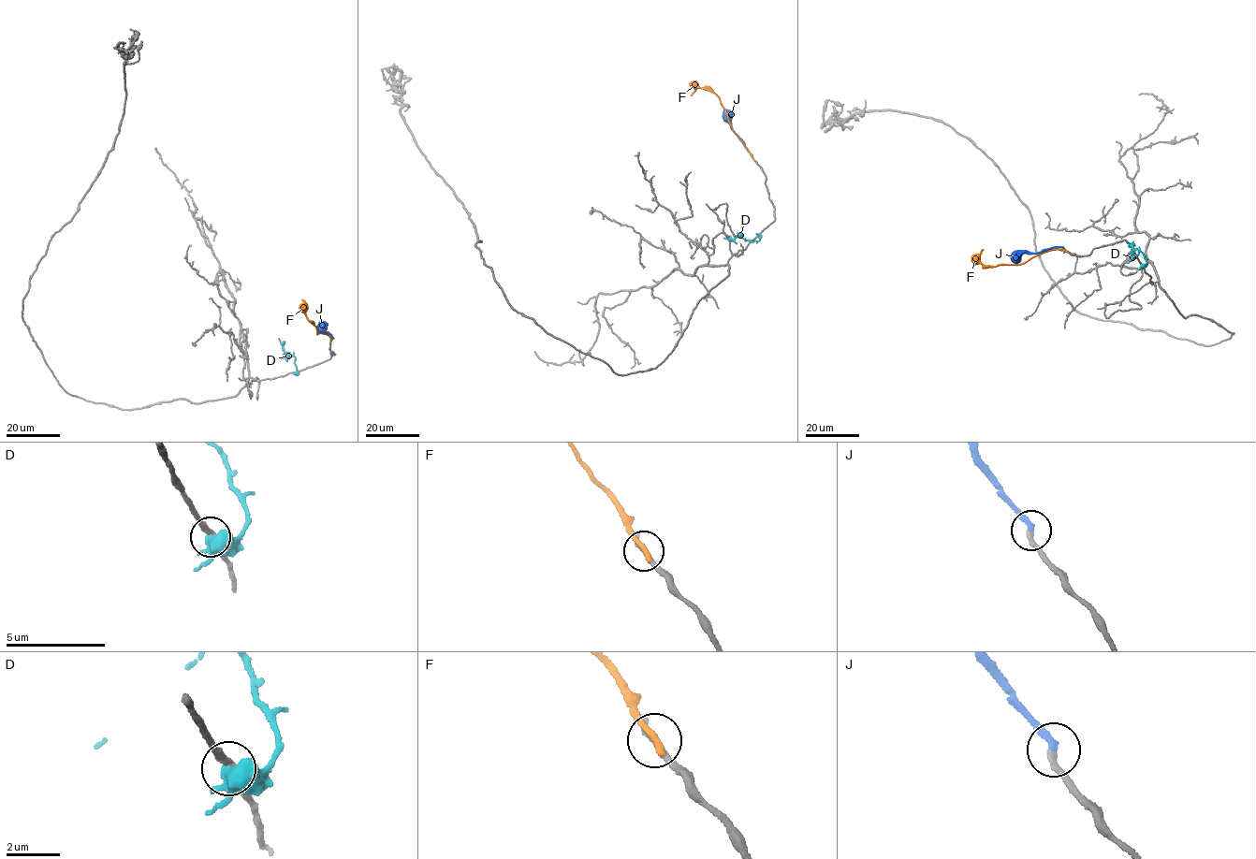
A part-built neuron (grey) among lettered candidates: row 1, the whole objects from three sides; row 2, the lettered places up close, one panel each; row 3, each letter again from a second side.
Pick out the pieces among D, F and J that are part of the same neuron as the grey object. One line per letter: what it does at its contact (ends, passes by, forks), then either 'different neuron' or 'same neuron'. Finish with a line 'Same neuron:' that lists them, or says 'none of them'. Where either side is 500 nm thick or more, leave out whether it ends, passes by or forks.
D: it passes by | different neuron
F: it ends | different neuron
J: it ends | same neuron
Same neuron: J

